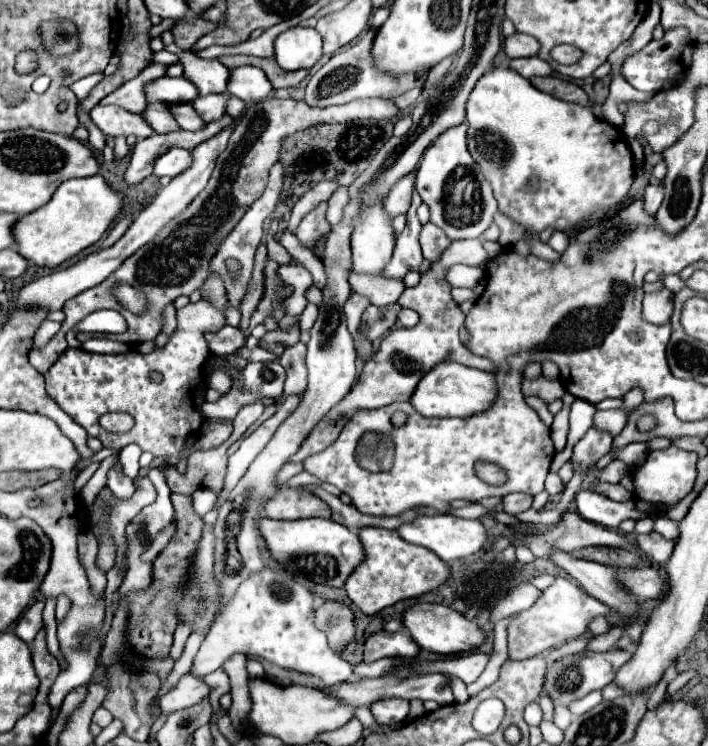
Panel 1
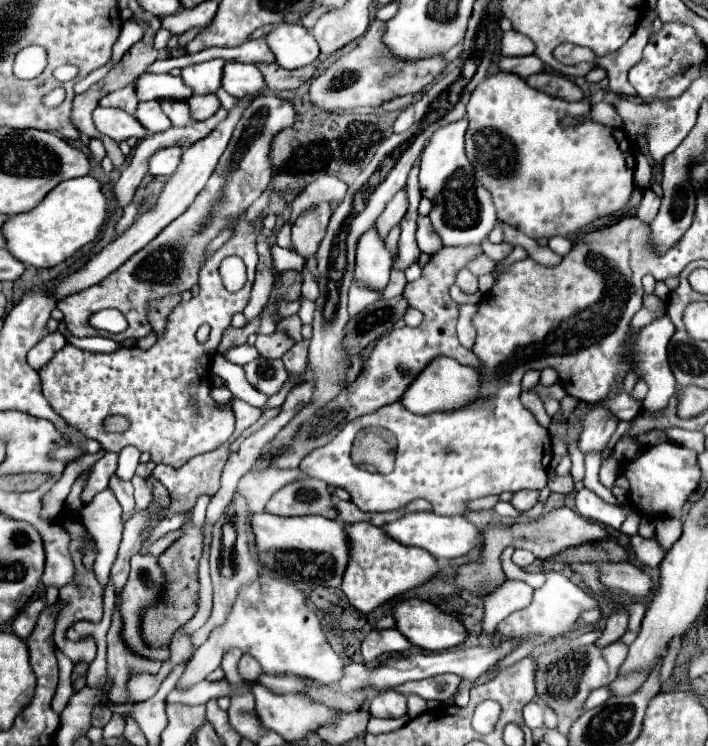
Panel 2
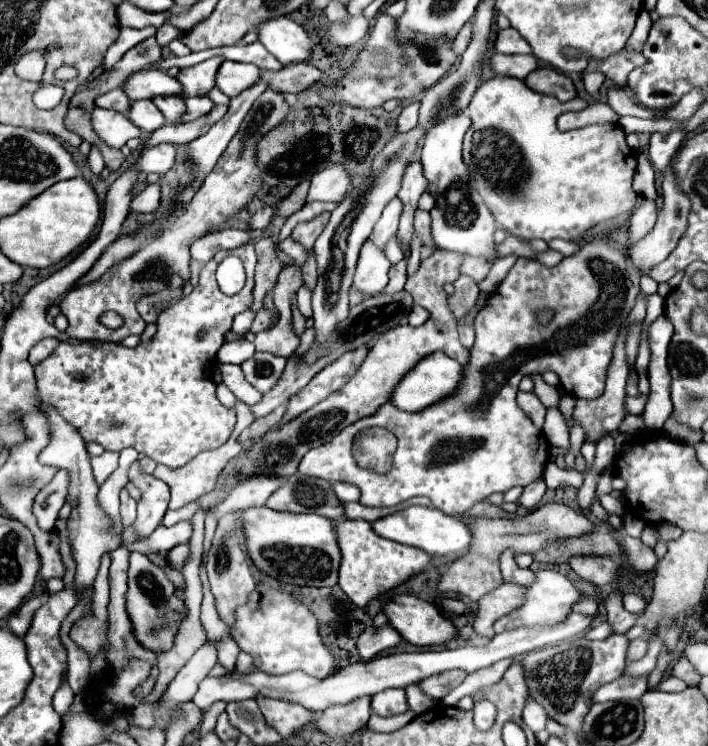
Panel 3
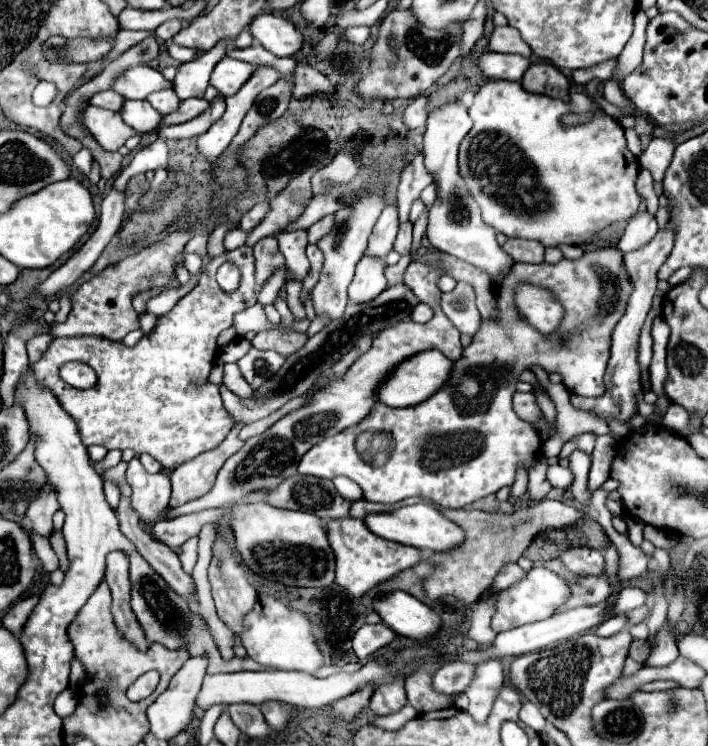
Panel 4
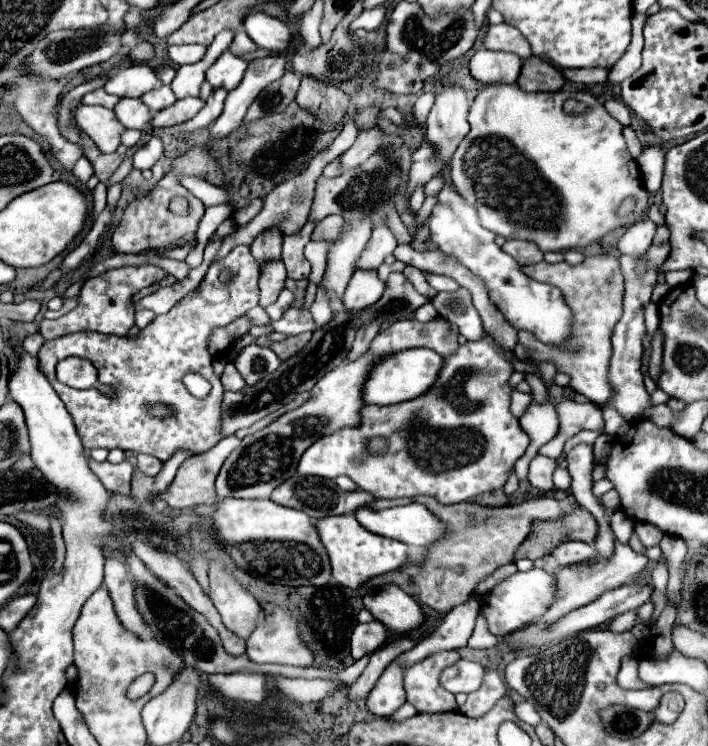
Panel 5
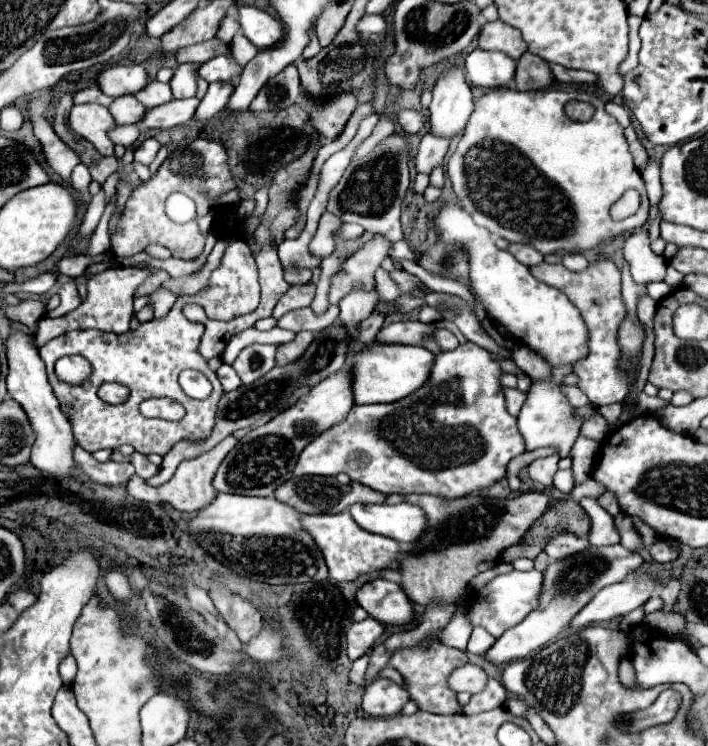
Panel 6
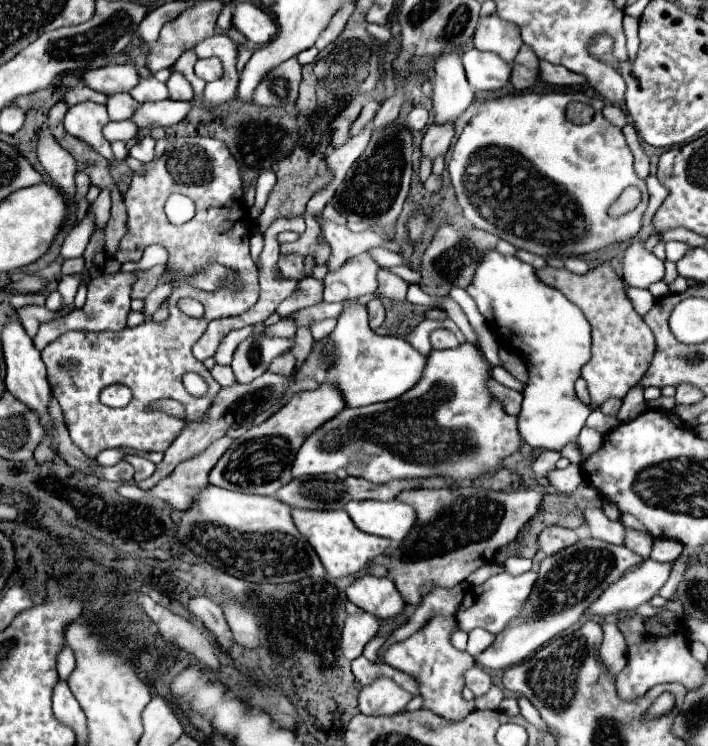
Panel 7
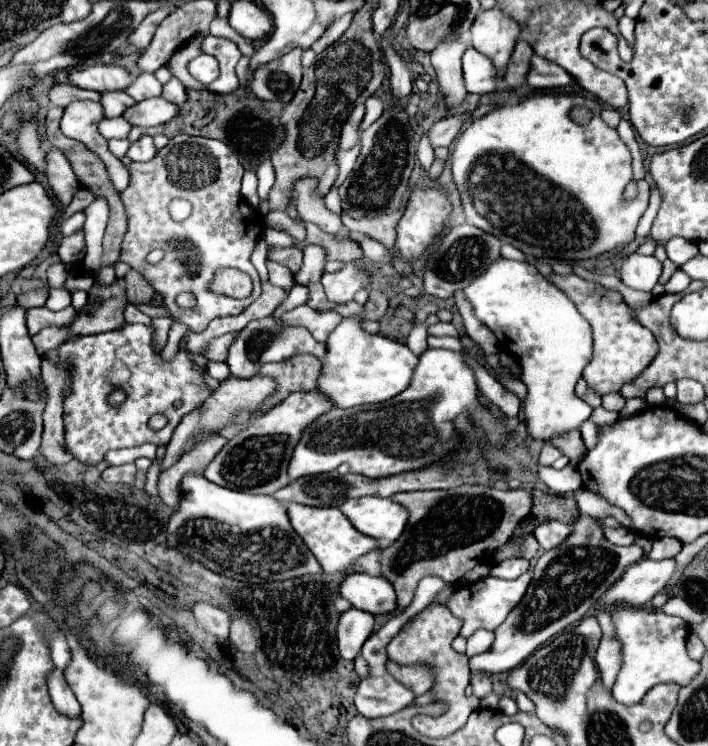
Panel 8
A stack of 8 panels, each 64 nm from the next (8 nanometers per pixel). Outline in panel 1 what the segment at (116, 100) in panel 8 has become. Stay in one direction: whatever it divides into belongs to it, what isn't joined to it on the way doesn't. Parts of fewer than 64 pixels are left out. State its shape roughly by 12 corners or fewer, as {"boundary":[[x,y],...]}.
{"boundary":[[148,104],[142,116],[158,134],[178,130],[166,104]]}

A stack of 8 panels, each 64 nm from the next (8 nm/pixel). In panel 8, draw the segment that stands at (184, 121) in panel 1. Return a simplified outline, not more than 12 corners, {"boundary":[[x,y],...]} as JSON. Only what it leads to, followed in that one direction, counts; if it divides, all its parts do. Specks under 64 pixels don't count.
{"boundary":[[140,72],[126,88],[136,102],[160,96],[162,84],[152,72]]}

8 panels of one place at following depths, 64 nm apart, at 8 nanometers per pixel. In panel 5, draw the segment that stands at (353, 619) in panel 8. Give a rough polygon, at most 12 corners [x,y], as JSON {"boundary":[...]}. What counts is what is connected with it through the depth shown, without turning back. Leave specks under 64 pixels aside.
{"boundary":[[382,622],[356,624],[350,634],[352,658],[372,654],[388,638]]}

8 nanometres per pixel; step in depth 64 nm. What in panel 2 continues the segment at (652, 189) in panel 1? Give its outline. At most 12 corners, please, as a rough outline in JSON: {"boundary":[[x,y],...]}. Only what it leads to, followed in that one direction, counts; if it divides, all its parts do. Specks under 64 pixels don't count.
{"boundary":[[652,190],[644,192],[634,212],[642,224],[650,226],[660,208],[660,198]]}

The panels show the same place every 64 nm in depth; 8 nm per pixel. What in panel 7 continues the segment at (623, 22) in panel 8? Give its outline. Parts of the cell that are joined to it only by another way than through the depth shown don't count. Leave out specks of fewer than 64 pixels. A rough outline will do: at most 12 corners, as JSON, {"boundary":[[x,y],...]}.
{"boundary":[[624,16],[628,54],[634,60],[638,50],[638,18]]}

